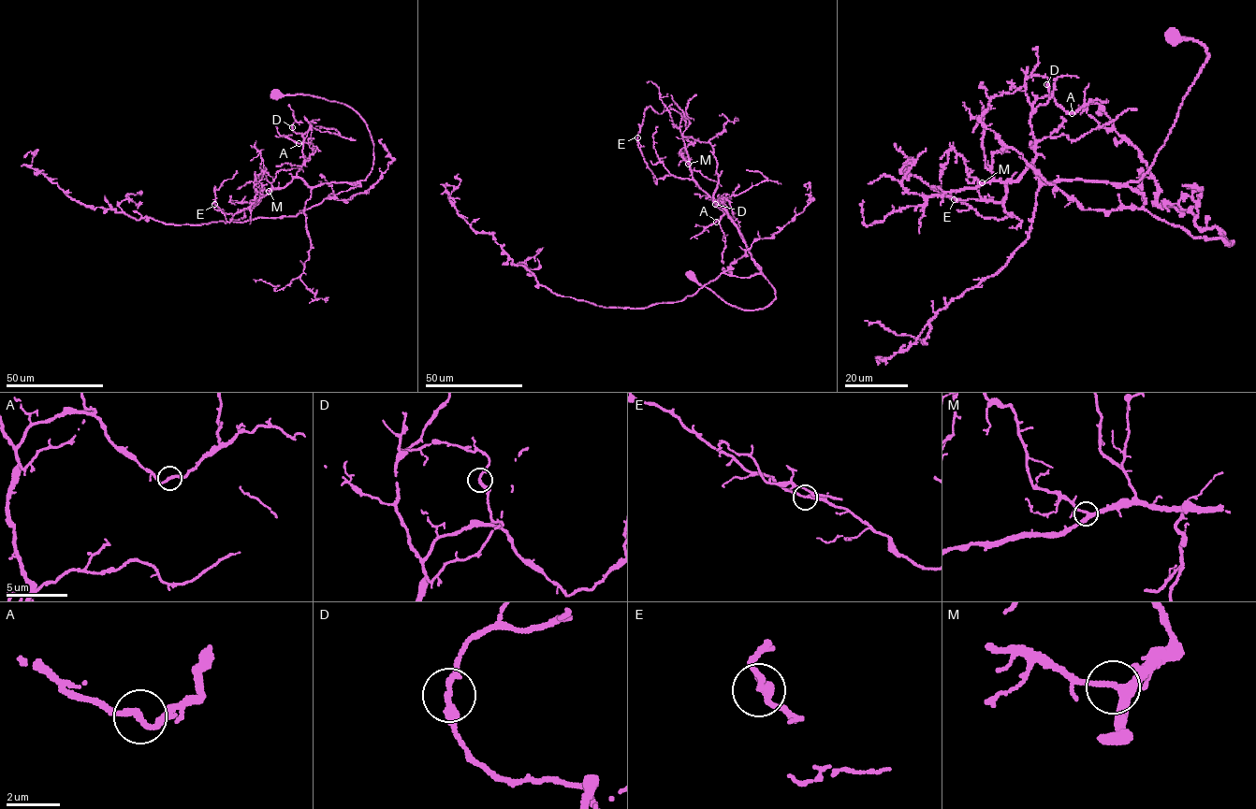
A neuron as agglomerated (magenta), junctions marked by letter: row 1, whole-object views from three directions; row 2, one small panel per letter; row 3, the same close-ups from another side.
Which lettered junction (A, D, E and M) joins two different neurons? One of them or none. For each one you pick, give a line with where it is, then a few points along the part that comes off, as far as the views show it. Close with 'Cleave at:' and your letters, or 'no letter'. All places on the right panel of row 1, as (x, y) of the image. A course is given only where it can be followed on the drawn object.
Cleave at: no letter

